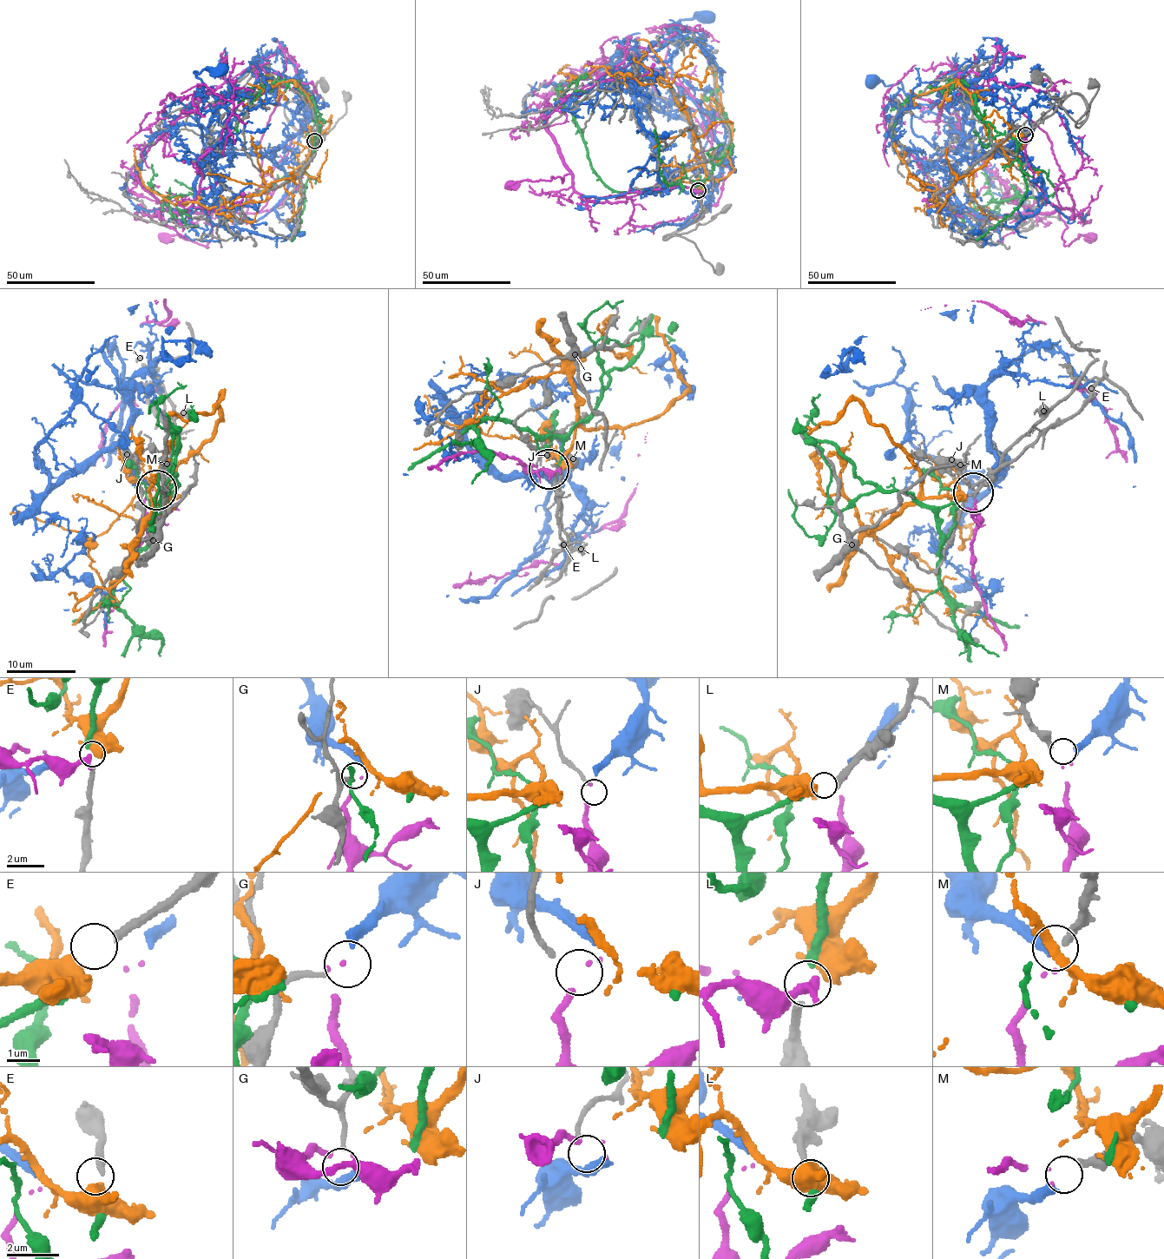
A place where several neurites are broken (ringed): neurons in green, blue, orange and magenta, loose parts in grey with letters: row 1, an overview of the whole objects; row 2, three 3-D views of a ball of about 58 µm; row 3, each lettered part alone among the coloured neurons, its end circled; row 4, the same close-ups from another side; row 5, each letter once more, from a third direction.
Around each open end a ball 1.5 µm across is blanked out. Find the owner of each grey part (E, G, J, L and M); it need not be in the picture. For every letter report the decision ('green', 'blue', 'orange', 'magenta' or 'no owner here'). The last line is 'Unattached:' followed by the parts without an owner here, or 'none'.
E: orange
G: no owner here
J: no owner here
L: green
M: blue
Unattached: G, J

